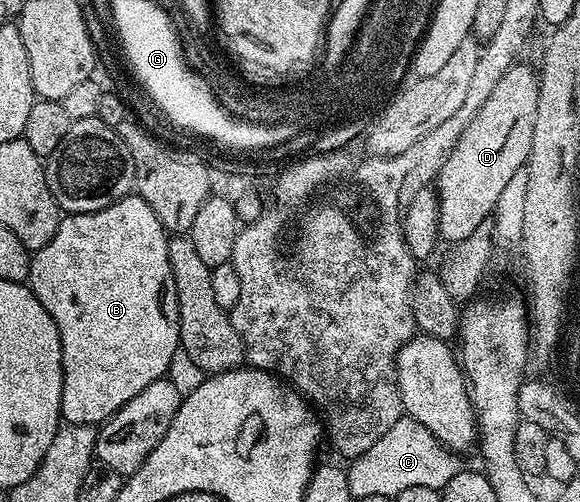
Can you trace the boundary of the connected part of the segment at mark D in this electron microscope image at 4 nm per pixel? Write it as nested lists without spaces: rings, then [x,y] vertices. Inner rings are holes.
[[[524,61],[516,62],[501,77],[497,83],[497,89],[489,93],[489,101],[481,105],[481,109],[469,121],[465,133],[457,141],[457,145],[449,153],[449,157],[443,163],[437,176],[439,183],[439,195],[437,194],[437,235],[440,240],[448,239],[451,245],[470,240],[475,230],[483,222],[492,218],[497,197],[505,190],[505,185],[509,185],[513,173],[522,170],[528,163],[530,149],[533,145],[534,118],[537,117],[540,76],[536,68],[530,67]]]

